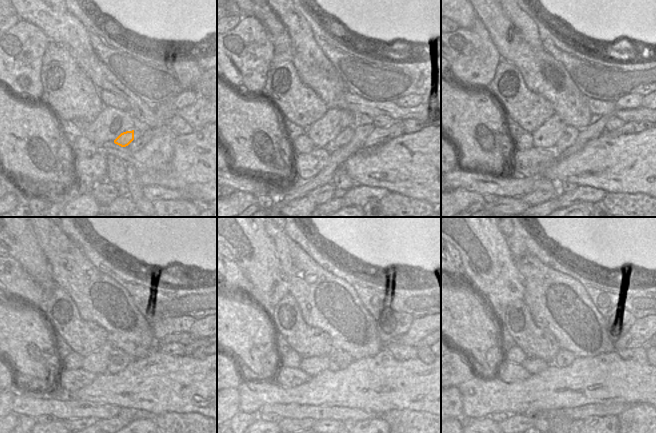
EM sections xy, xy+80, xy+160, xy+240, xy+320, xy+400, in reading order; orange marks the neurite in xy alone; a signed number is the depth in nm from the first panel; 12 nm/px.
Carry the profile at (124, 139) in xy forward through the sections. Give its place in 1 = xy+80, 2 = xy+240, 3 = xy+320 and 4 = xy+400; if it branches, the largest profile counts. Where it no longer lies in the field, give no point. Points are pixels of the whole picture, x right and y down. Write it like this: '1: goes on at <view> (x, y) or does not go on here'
1: goes on at xy+80 (345, 136)
2: goes on at xy+240 (118, 360)
3: goes on at xy+320 (339, 360)
4: goes on at xy+400 (564, 358)

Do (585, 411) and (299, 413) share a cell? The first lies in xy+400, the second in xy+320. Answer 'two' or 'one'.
one

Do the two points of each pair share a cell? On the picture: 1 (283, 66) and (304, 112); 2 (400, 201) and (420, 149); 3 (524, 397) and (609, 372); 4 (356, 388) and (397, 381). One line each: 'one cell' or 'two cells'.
1: one cell
2: two cells
3: one cell
4: one cell

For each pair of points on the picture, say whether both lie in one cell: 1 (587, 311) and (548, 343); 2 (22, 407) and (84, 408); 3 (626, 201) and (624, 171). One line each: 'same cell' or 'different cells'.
1: different cells
2: same cell
3: different cells

